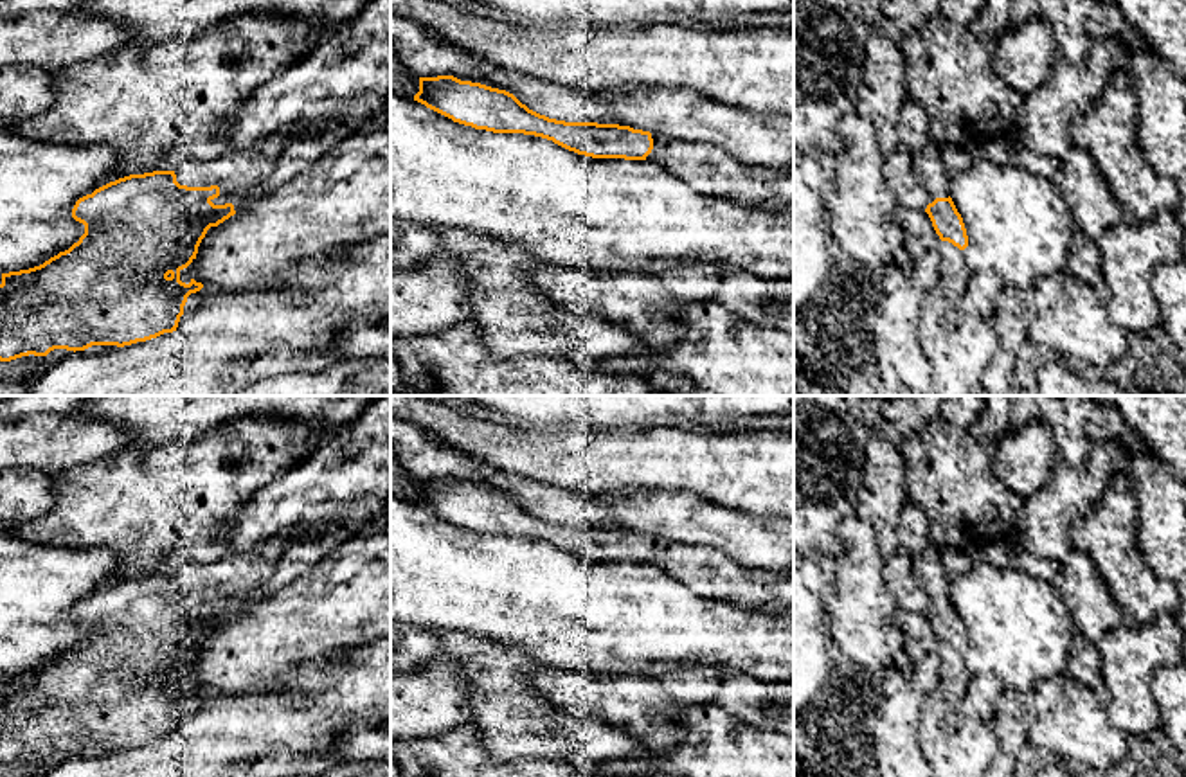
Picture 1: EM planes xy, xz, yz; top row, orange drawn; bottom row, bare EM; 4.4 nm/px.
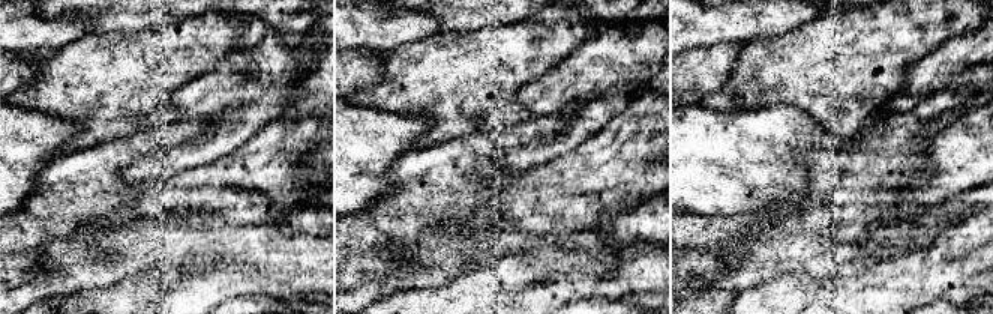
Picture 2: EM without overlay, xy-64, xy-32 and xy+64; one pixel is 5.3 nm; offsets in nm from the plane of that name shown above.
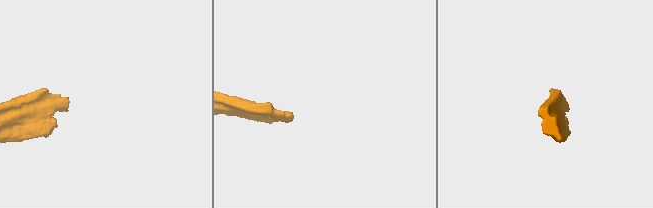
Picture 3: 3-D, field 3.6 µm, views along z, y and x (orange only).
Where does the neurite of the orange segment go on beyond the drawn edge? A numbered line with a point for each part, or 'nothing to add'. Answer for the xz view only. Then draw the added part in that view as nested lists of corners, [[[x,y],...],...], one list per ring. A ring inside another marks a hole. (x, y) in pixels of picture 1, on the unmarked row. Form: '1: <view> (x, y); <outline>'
1: xz (709, 572); [[[651,536],[653,552],[646,563],[655,565],[698,595],[732,601],[772,615],[794,612],[794,574],[754,570],[736,563],[720,550],[675,543]]]

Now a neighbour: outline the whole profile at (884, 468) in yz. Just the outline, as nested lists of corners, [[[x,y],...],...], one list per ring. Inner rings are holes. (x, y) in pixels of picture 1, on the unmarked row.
[[[873,435],[862,464],[862,484],[866,491],[858,493],[855,514],[873,523],[885,523],[889,531],[898,532],[900,516],[907,504],[905,471],[905,459],[898,446],[887,439]]]

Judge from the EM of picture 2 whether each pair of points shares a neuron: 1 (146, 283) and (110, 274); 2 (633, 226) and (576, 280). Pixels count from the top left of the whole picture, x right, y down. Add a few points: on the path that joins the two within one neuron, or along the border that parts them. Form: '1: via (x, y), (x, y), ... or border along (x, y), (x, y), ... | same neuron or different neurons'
1: border along (144, 271), (119, 283) | different neurons
2: border along (612, 238), (621, 244), (651, 244) | different neurons

